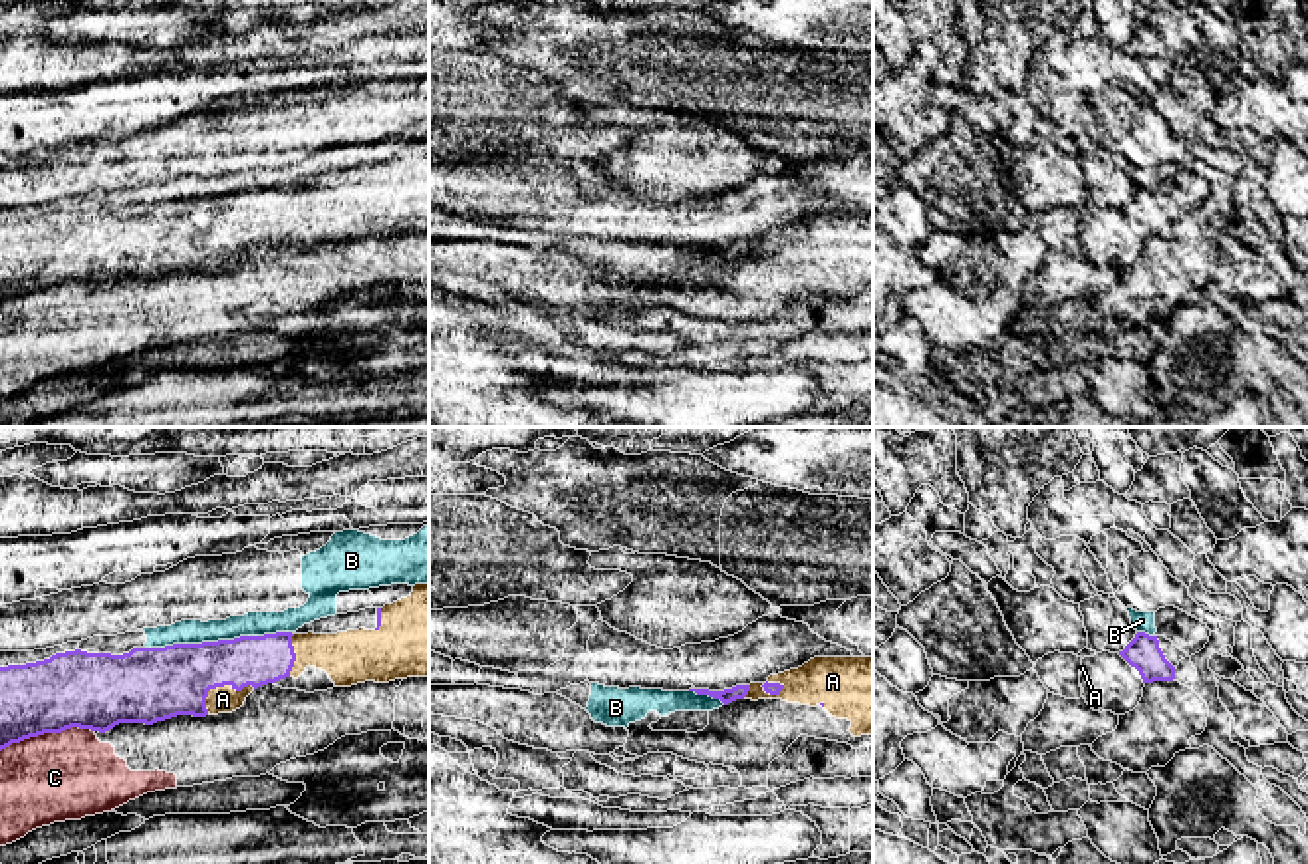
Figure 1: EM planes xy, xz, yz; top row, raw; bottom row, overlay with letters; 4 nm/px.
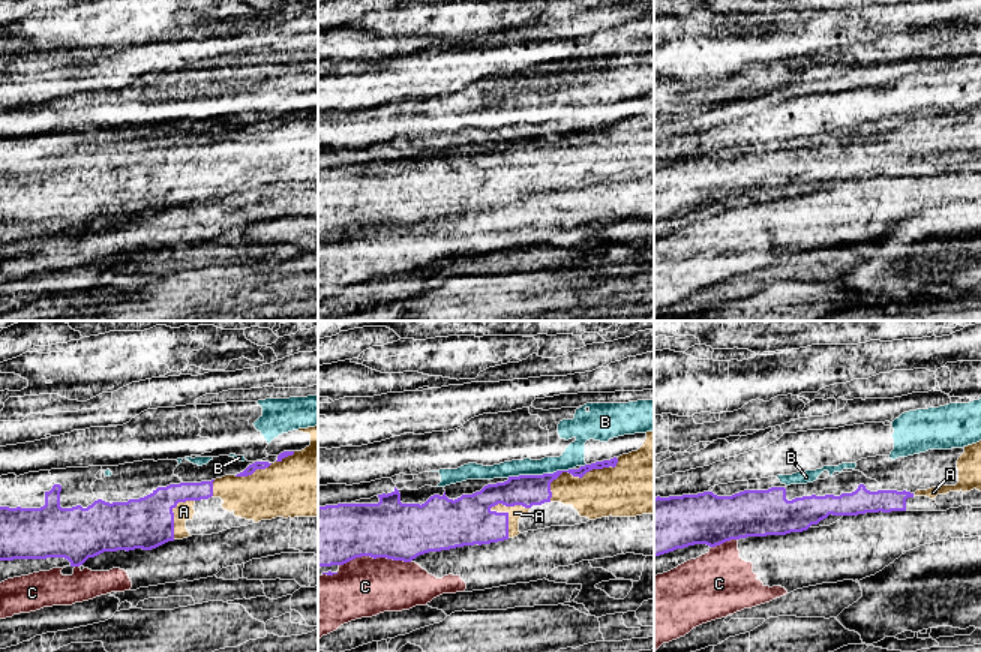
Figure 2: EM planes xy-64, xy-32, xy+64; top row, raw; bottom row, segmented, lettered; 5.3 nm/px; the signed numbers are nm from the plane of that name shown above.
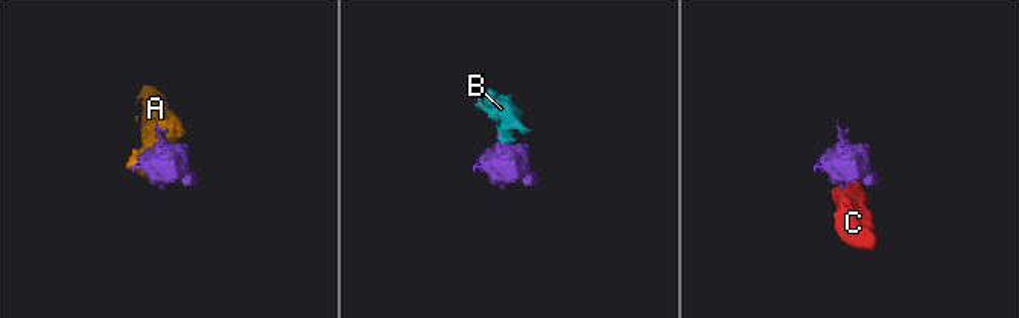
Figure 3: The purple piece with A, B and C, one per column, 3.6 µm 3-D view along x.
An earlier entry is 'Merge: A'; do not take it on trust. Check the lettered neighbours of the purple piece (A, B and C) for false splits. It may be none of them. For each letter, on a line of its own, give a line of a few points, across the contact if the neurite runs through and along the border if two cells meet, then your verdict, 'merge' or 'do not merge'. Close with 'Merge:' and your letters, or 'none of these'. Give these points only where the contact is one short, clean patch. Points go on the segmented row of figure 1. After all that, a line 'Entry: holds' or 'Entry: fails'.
A: merge
B: do not merge
C: do not merge
Merge: A
Entry: holds

